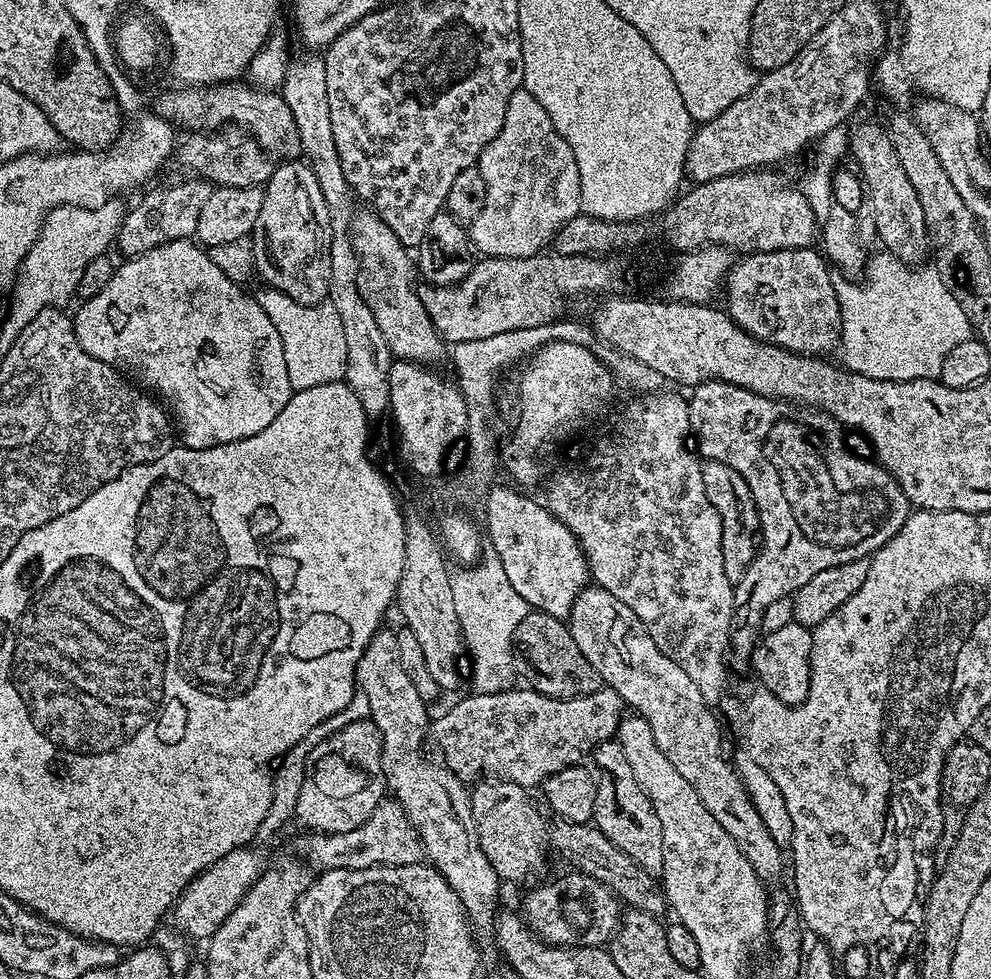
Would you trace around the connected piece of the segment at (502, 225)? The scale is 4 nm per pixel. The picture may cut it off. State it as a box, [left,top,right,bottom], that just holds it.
[470,86,581,258]

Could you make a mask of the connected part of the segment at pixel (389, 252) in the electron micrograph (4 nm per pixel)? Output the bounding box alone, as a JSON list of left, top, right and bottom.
[351,210,446,366]

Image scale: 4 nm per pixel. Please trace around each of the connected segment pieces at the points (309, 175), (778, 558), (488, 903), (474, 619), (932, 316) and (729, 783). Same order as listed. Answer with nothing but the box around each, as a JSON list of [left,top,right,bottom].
[[250,158,330,304],[687,382,910,665],[356,627,502,929],[451,554,530,696],[836,251,974,380],[566,586,786,880]]

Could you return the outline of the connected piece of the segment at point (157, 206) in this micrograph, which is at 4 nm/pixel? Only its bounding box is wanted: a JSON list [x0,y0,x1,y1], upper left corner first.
[114,179,213,257]

